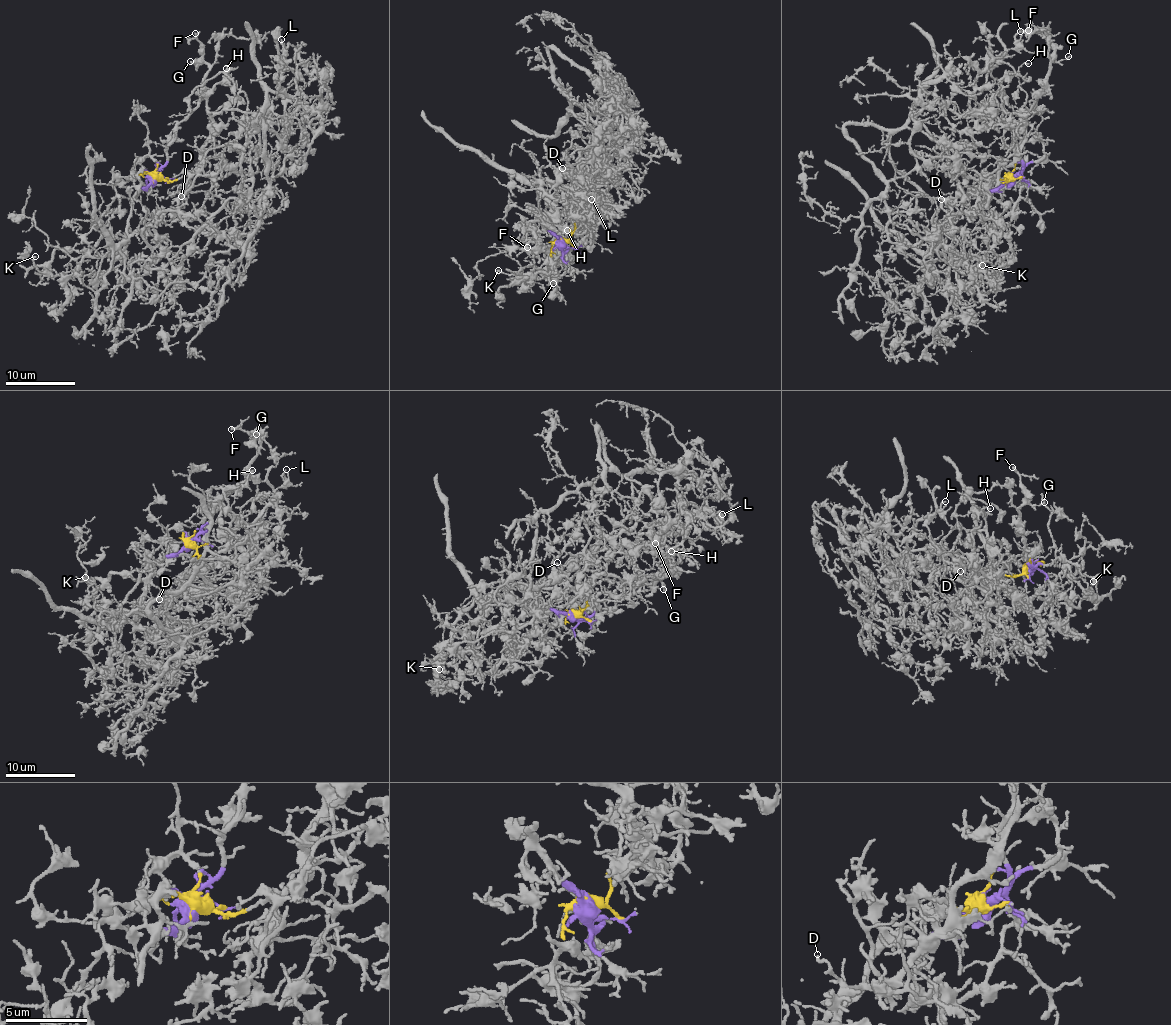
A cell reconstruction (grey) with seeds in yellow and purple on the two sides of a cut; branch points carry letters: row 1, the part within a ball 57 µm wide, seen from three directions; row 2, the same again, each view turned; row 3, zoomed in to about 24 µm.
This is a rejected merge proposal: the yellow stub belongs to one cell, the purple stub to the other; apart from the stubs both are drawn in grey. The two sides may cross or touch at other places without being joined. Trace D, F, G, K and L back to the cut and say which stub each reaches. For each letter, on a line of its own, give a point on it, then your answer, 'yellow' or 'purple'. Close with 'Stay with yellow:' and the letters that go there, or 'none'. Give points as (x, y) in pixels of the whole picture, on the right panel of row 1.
D: place (941, 199); purple
F: place (1028, 30); purple
G: place (1068, 56); purple
K: place (982, 265); purple
L: place (1020, 31); yellow
Stay with yellow: L

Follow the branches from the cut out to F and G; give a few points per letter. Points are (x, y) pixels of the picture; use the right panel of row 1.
F: (1010, 177), (1022, 166), (1019, 143), (1024, 136), (1023, 120), (1042, 92), (1053, 54), (1053, 45), (1029, 30)
G: (1010, 177), (1022, 166), (1023, 120), (1042, 92), (1050, 62), (1068, 56)

